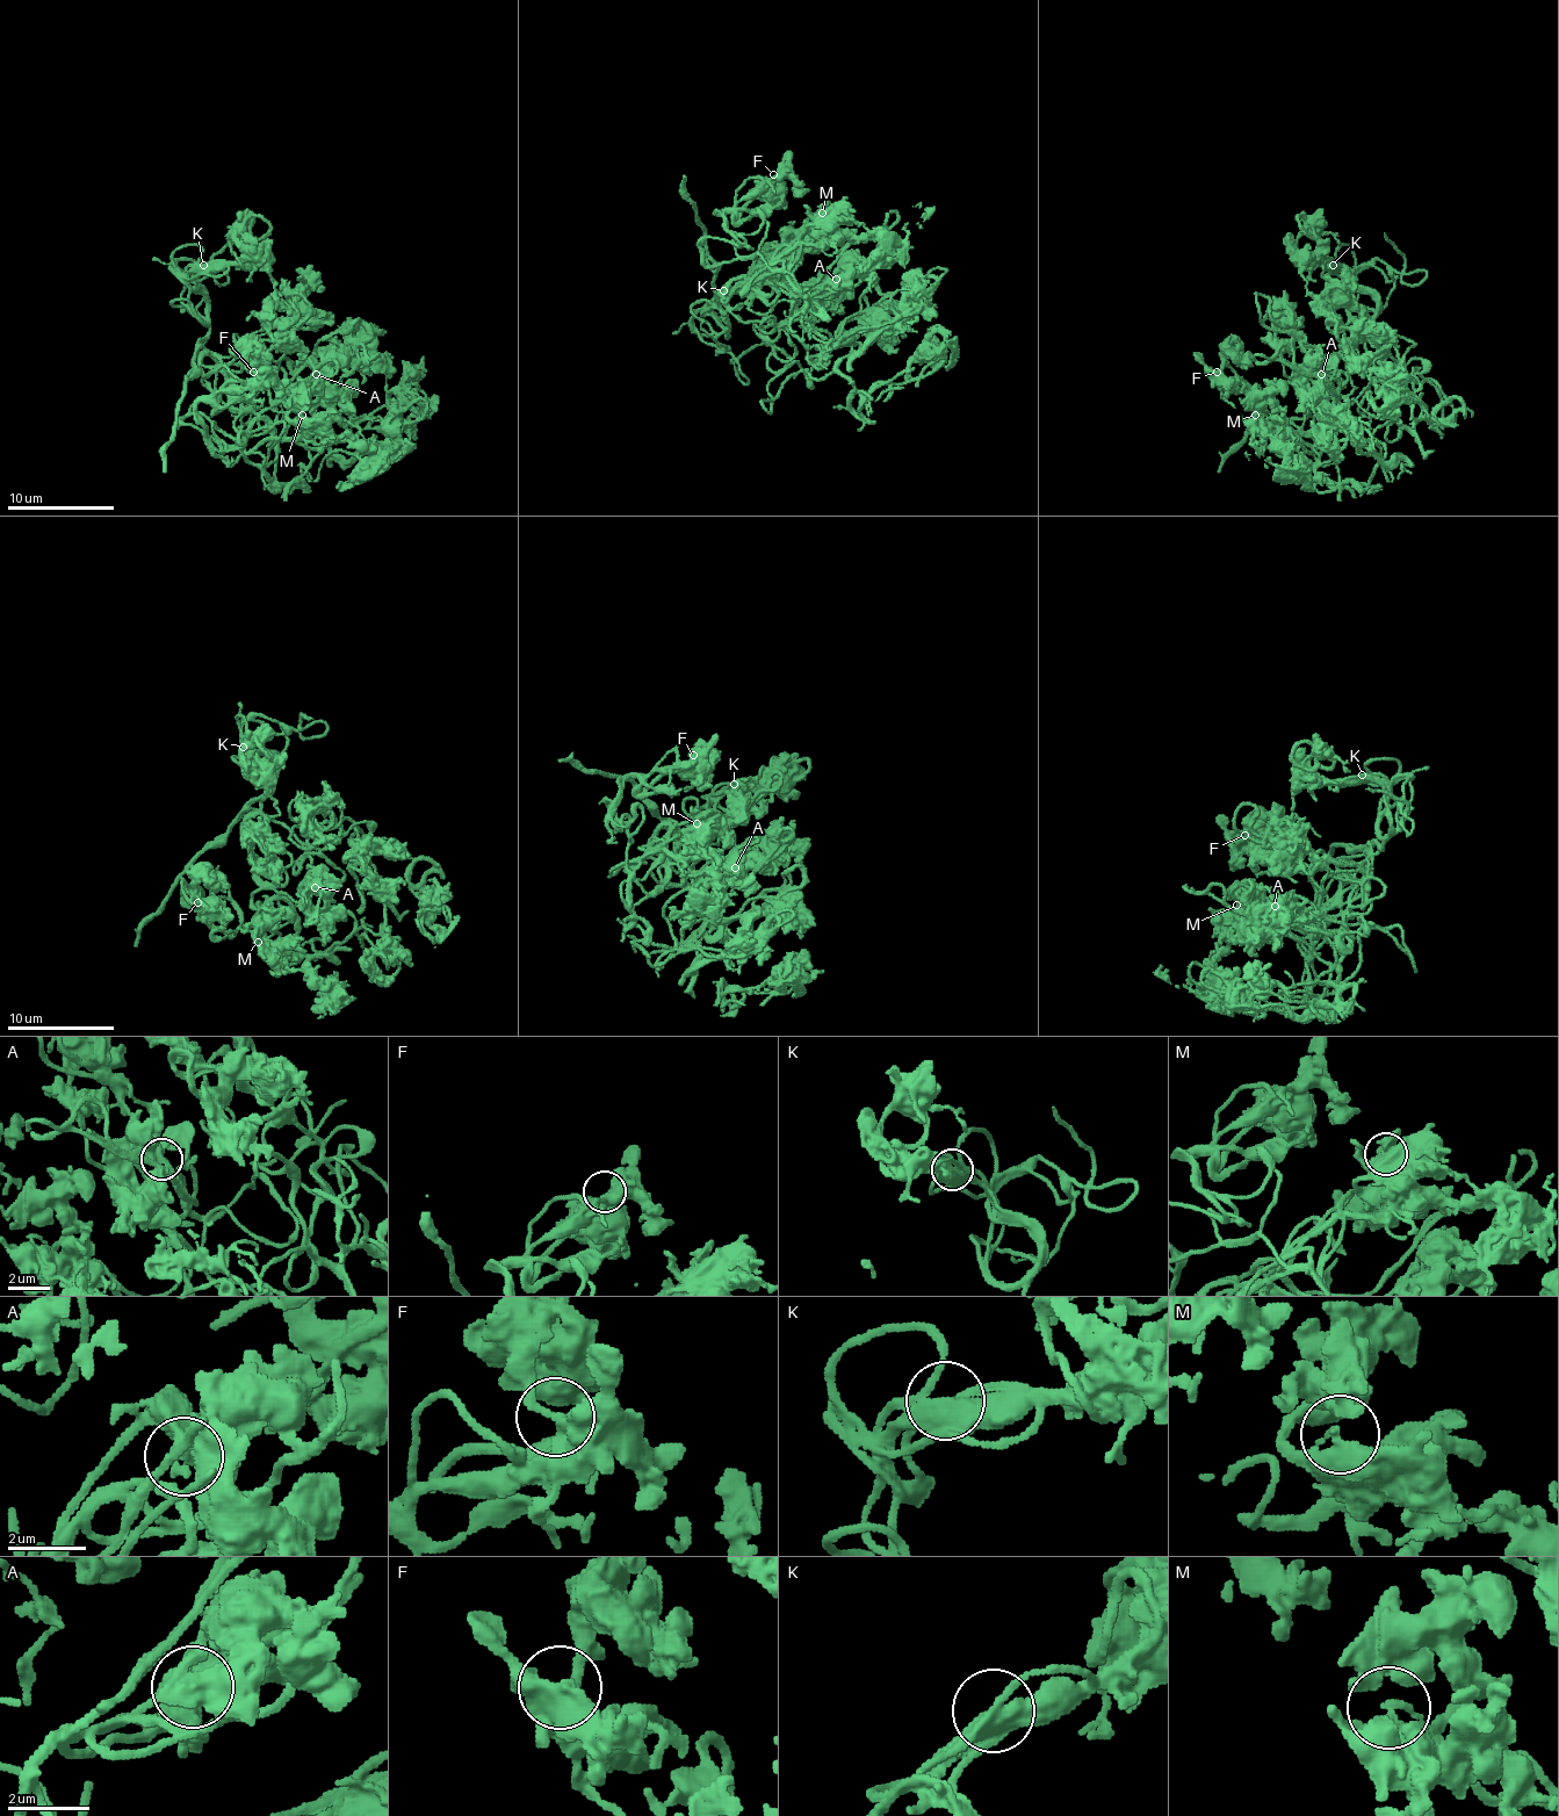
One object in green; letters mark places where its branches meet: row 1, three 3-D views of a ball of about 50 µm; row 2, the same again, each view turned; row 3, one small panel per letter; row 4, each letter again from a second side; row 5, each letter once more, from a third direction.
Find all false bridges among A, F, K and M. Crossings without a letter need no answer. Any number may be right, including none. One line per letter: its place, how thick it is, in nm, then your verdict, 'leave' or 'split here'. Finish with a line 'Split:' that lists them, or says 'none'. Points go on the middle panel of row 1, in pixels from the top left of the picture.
A: place (836, 279); calibre 550 nm; leave
F: place (773, 174); calibre 480 nm; leave
K: place (723, 290); calibre 480 nm; leave
M: place (822, 213); calibre 480 nm; leave
Split: none

